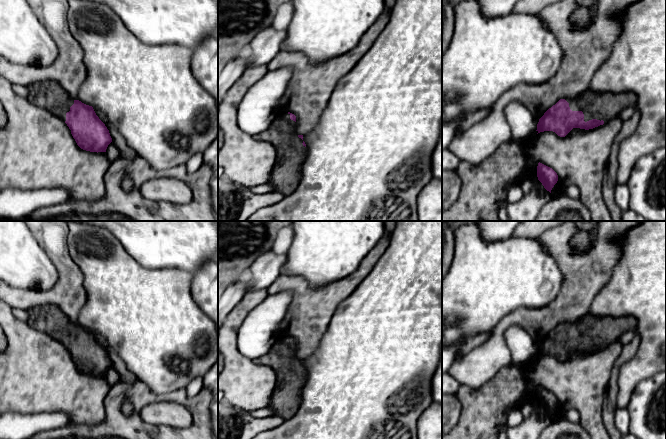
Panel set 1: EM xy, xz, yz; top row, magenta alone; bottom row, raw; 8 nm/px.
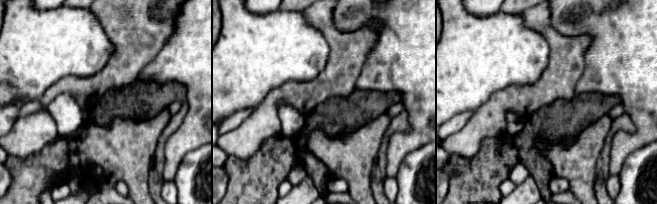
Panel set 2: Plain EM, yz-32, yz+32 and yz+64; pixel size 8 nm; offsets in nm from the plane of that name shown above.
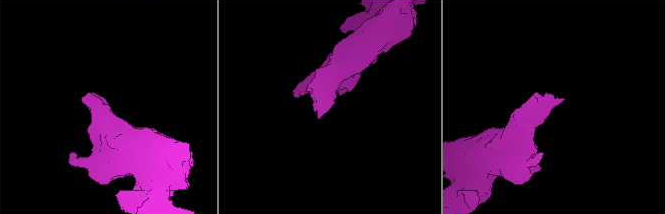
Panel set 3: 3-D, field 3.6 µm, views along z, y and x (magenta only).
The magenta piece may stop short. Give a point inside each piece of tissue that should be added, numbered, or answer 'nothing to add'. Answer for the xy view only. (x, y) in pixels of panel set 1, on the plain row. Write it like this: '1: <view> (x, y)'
1: xy (50, 319)

